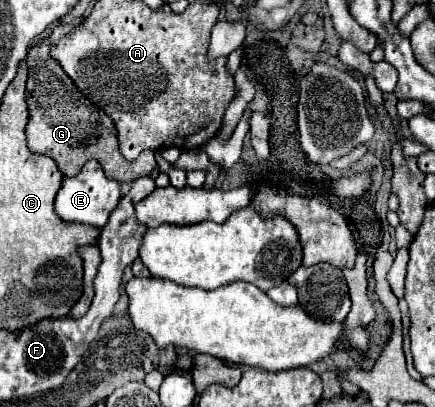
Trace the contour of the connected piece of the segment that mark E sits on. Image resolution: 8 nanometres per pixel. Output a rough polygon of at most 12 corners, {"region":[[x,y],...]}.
{"region":[[97,161],[63,179],[55,213],[101,229],[121,199]]}

